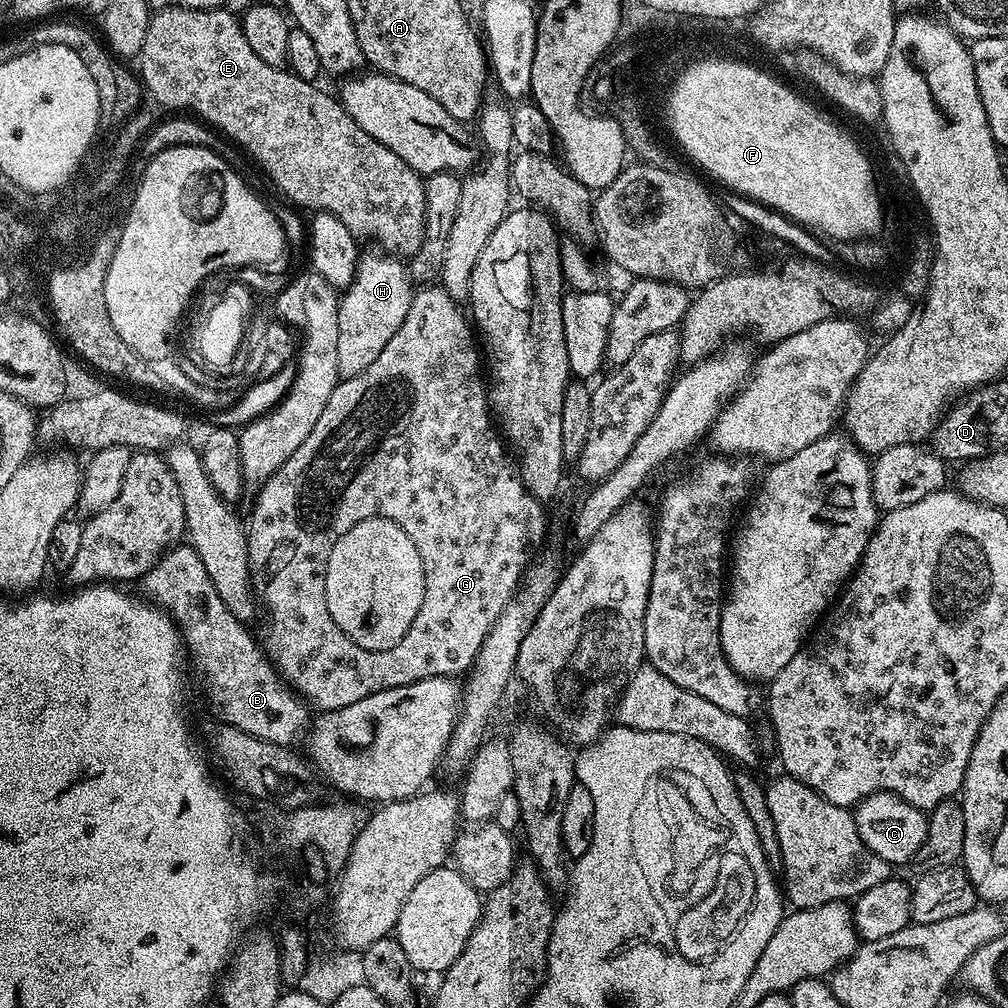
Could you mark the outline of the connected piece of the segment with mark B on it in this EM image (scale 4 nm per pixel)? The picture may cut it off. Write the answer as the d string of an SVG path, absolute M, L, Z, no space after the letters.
M187 542L177 543L161 556L159 562L142 577L143 595L157 608L168 613L176 622L182 637L183 647L190 657L190 664L196 667L198 675L204 679L204 692L210 703L216 707L221 721L254 738L262 738L266 742L274 742L283 748L292 748L303 741L310 727L309 705L304 697L294 691L288 681L276 671L275 664L268 658L268 653L247 632L245 621L240 620L218 598L218 590L214 590L214 582L210 582L210 574L206 574L206 566L202 566L202 558Z

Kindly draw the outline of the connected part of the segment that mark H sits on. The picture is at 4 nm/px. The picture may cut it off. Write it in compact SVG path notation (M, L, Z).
M364 253L357 259L355 278L340 296L338 312L338 372L341 379L354 377L378 358L386 343L406 318L414 286L407 267L387 254Z

